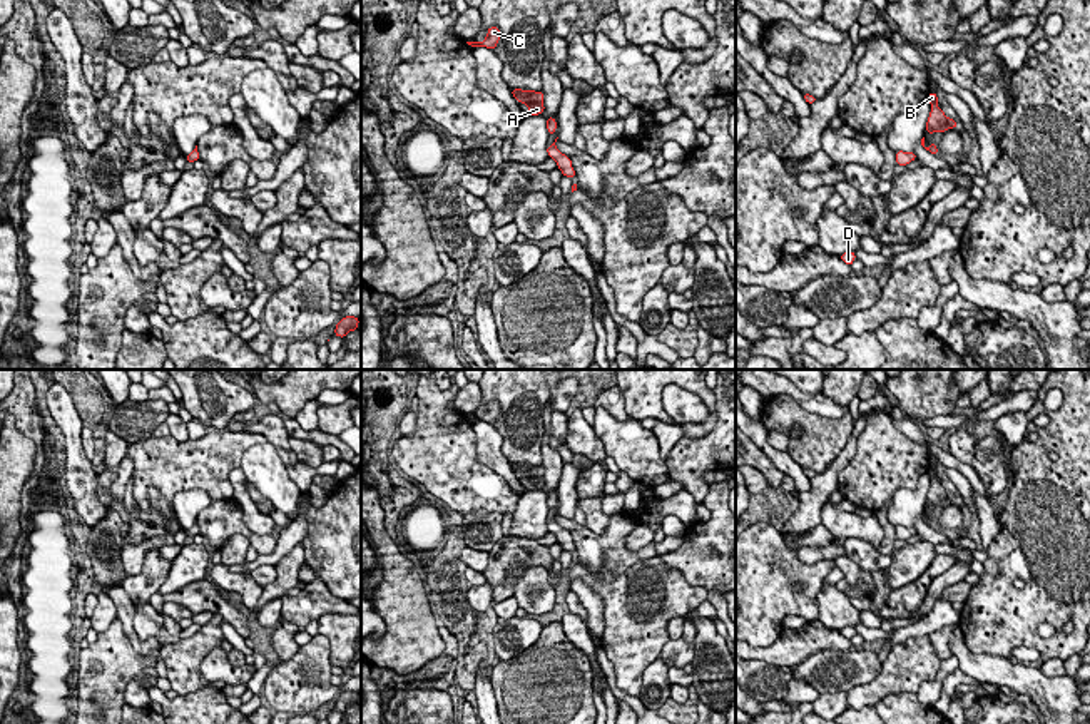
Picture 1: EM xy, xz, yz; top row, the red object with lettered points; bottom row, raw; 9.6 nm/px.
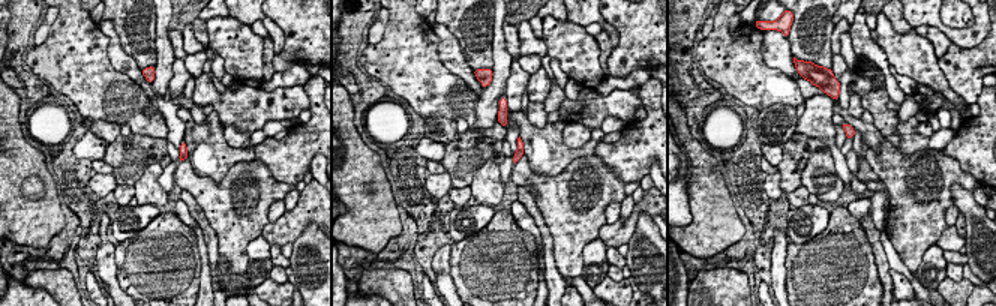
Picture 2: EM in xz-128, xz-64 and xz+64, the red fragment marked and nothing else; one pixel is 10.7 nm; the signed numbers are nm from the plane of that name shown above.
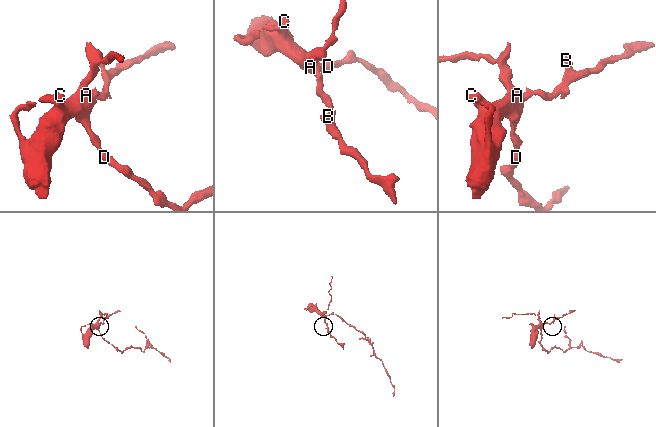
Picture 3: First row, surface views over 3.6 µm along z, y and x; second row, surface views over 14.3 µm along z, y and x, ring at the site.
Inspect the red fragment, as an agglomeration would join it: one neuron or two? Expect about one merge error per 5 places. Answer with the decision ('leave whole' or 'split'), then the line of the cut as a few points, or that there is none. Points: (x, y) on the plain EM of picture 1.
leave whole; no cut

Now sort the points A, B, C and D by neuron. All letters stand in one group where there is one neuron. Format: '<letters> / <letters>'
A B C D

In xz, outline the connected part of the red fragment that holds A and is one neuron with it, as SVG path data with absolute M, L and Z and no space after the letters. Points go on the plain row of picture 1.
M512 463L515 475L528 482L528 490L540 490L545 485L543 467Z

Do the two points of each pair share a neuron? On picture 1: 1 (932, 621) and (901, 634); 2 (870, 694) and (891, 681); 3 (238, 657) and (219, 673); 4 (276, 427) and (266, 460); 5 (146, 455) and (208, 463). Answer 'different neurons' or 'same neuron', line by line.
1: same neuron
2: same neuron
3: different neurons
4: different neurons
5: same neuron

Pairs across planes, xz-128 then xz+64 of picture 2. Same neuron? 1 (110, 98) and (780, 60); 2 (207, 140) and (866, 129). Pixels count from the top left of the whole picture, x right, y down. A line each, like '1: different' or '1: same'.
1: different
2: same

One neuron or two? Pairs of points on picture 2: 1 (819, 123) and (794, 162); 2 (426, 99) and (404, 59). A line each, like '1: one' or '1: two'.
1: two
2: one

